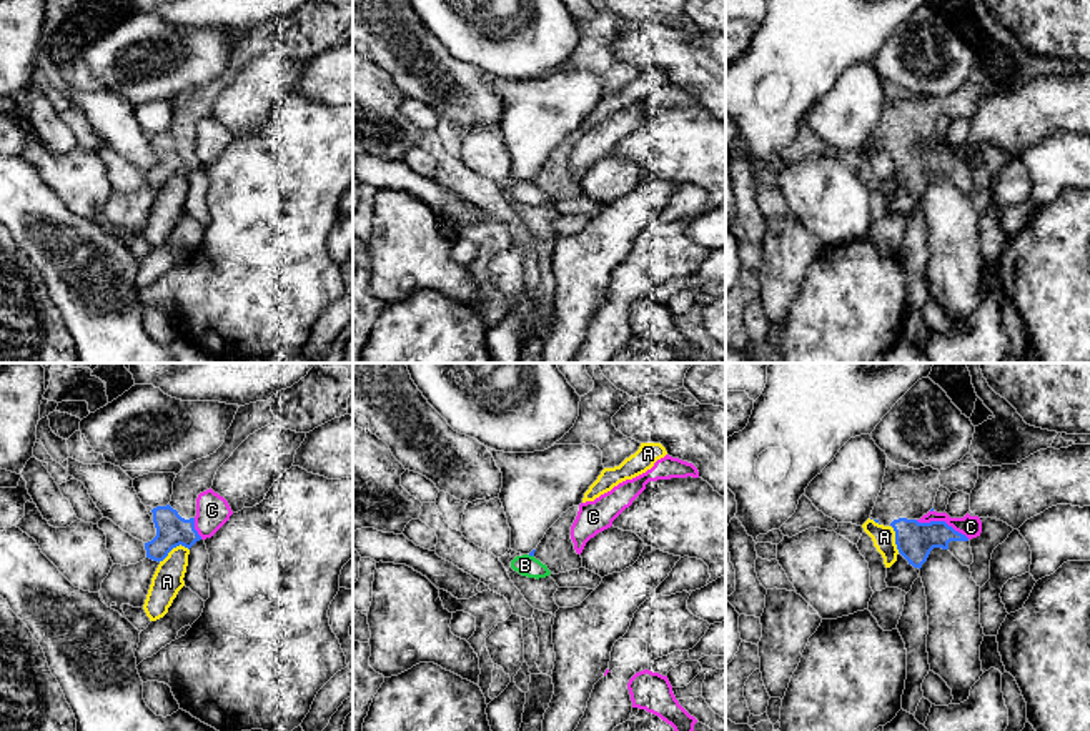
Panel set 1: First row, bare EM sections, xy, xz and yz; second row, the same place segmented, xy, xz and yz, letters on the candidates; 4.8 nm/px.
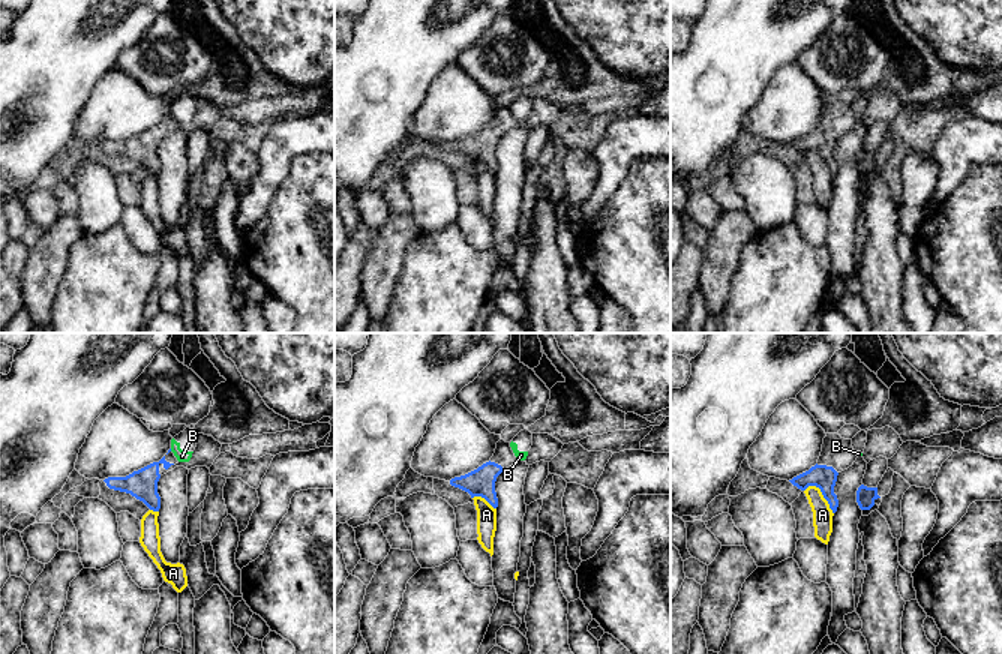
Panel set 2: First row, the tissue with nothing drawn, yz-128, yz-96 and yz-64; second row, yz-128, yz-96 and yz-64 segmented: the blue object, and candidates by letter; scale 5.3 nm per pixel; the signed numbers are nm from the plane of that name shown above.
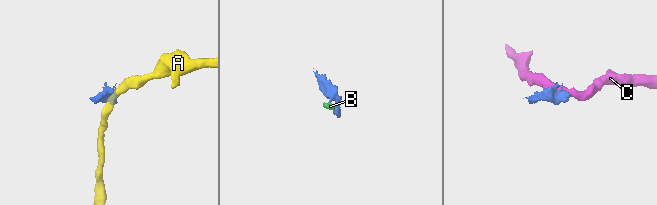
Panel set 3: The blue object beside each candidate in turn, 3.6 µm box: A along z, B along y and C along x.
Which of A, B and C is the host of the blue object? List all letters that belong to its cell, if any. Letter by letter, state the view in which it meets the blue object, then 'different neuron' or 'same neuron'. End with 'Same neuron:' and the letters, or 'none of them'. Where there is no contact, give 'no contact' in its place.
A: meets blue in xy; different neuron
B: meets blue in xz; different neuron
C: meets blue in yz; different neuron
Same neuron: none of them

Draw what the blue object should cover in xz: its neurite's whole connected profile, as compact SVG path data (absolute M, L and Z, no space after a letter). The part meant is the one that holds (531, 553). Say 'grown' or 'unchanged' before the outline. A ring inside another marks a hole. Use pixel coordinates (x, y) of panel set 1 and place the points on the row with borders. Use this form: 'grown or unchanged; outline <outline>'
grown; outline M579 506L569 508L561 518L546 531L536 549L529 553L552 574L566 573L582 568L582 558L576 553L571 540L571 526L577 516Z

